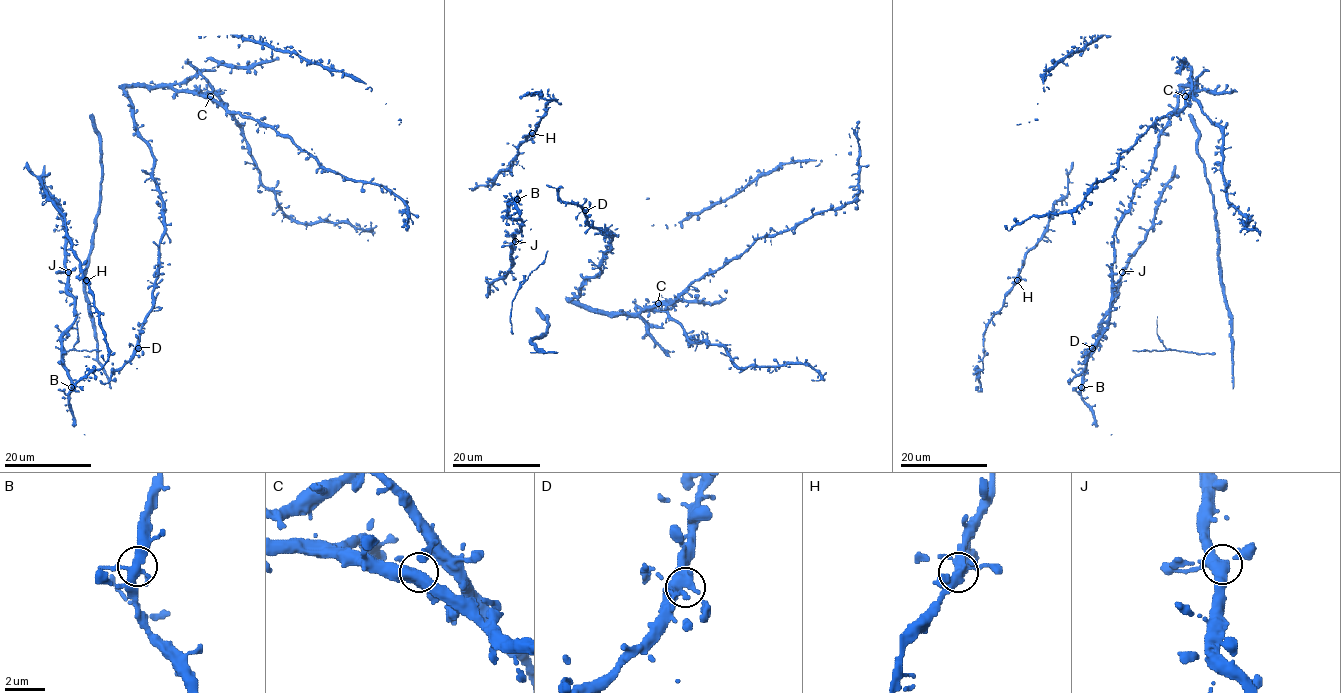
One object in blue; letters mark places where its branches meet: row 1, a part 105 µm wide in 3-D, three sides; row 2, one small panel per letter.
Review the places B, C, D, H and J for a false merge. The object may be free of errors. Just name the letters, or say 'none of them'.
none of them

